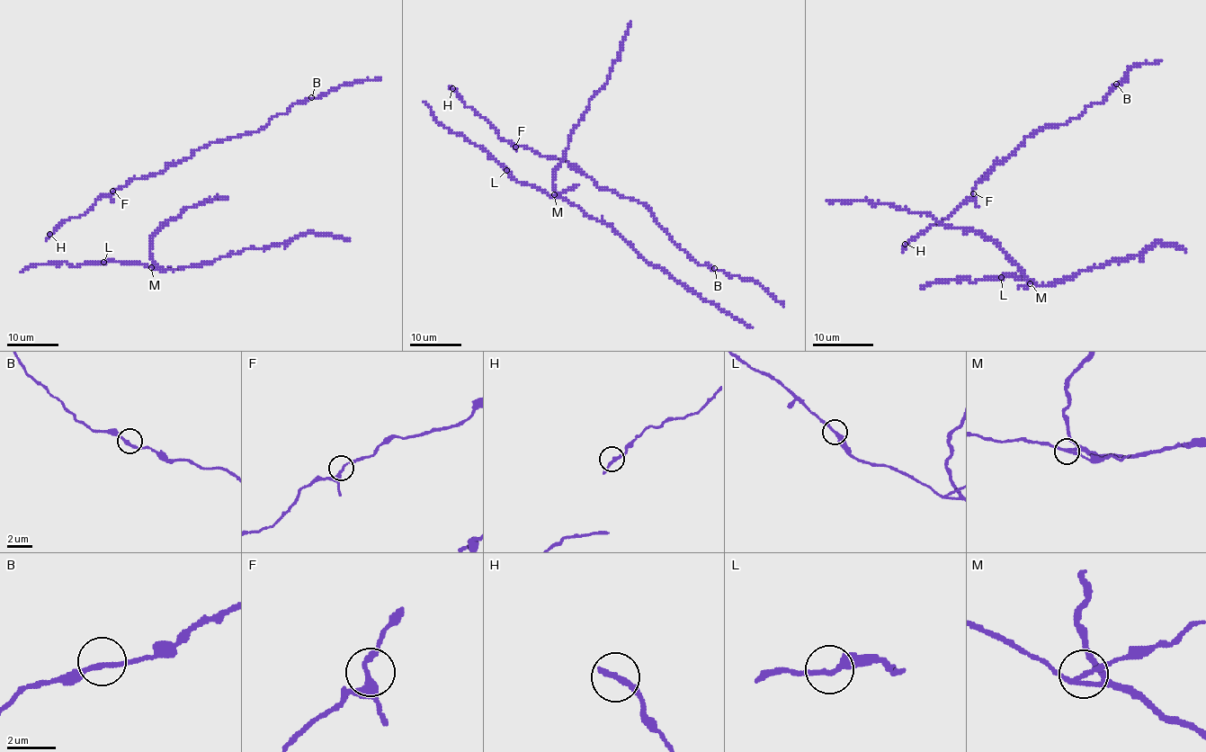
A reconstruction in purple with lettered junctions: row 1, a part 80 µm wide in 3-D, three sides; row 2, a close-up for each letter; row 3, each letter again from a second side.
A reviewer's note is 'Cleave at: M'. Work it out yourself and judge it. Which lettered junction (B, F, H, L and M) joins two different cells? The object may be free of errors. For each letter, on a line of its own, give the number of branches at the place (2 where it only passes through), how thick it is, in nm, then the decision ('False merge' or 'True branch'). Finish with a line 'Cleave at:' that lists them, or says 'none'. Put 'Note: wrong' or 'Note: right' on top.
Note: right
B: Branches: 2. Thickness 200 nm. True branch
F: Branches: 3. Thickness 200 nm. True branch
H: Branches: 2. Thickness 190 nm. True branch
L: Branches: 2. Thickness 240 nm. True branch
M: Branches: 3. Thickness 170 nm. False merge
Cleave at: M

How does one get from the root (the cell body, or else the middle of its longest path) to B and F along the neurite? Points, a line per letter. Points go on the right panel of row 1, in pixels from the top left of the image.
B: (905, 246), (969, 200), (975, 186), (1028, 136), (1046, 127), (1067, 123), (1089, 105), (1100, 103), (1116, 84)
F: (905, 246), (931, 226), (946, 219), (973, 193)

